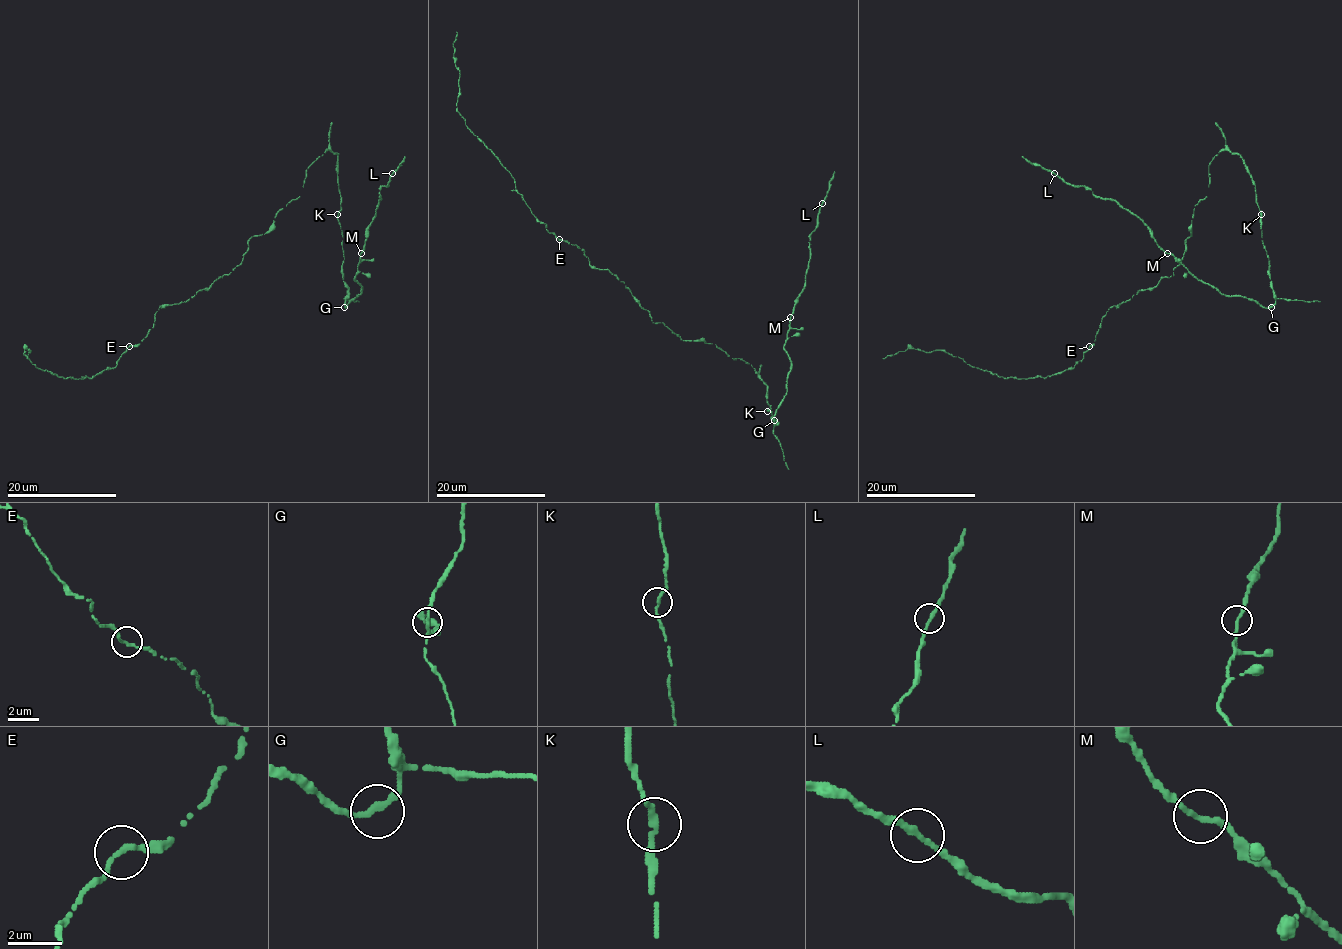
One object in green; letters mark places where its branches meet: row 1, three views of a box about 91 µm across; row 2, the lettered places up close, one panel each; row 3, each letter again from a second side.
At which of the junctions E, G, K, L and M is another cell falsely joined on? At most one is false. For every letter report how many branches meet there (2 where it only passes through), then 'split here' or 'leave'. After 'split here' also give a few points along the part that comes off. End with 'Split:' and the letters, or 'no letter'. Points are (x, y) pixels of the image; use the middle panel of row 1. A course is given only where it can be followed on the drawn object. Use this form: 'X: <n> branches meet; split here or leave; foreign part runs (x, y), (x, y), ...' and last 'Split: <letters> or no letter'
E: 2 branches meet; leave
G: 2 branches meet; leave
K: 2 branches meet; leave
L: 2 branches meet; leave
M: 2 branches meet; leave
Split: no letter

